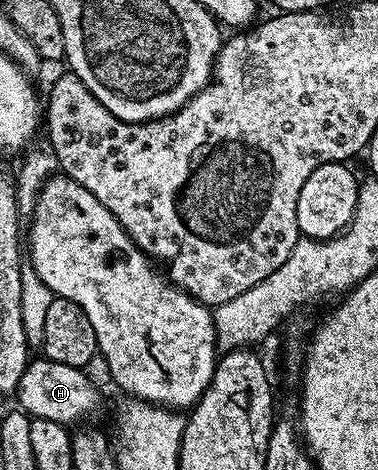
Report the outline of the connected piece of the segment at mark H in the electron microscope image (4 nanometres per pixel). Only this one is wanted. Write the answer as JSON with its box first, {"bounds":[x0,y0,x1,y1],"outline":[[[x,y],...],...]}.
{"bounds":[17,356,99,427],"outline":[[[42,356],[36,358],[36,362],[35,359],[28,361],[19,381],[17,406],[24,414],[41,420],[57,420],[63,426],[70,427],[71,422],[82,423],[86,419],[83,418],[86,414],[91,414],[98,408],[99,390],[87,379],[86,369],[69,364],[57,364]]]}

